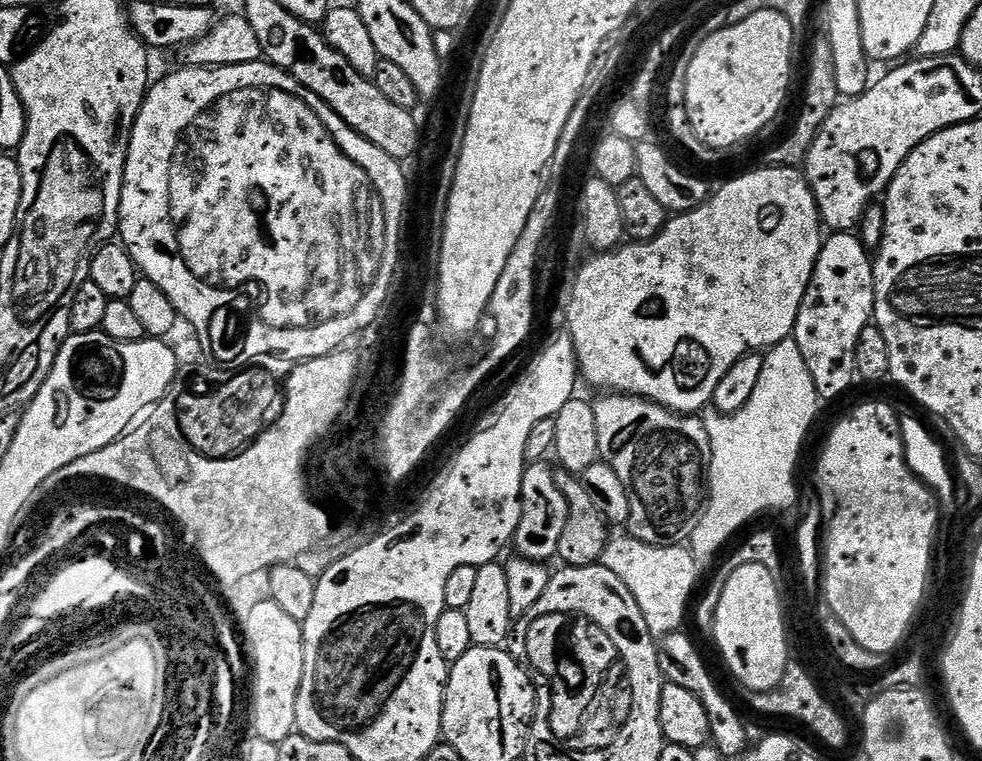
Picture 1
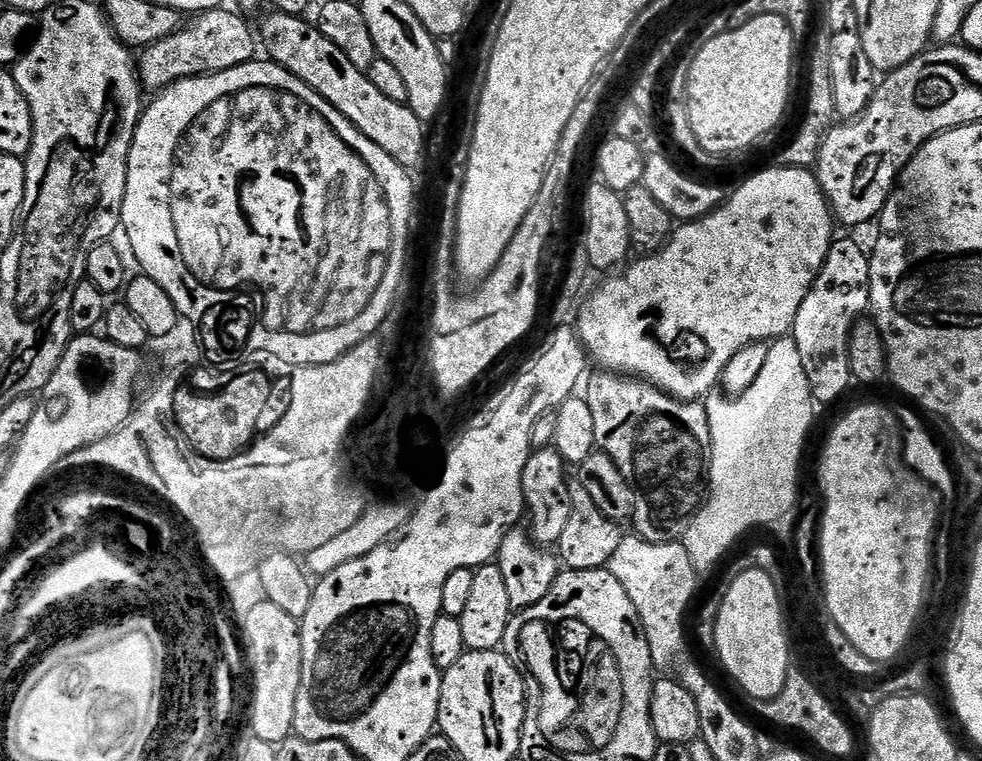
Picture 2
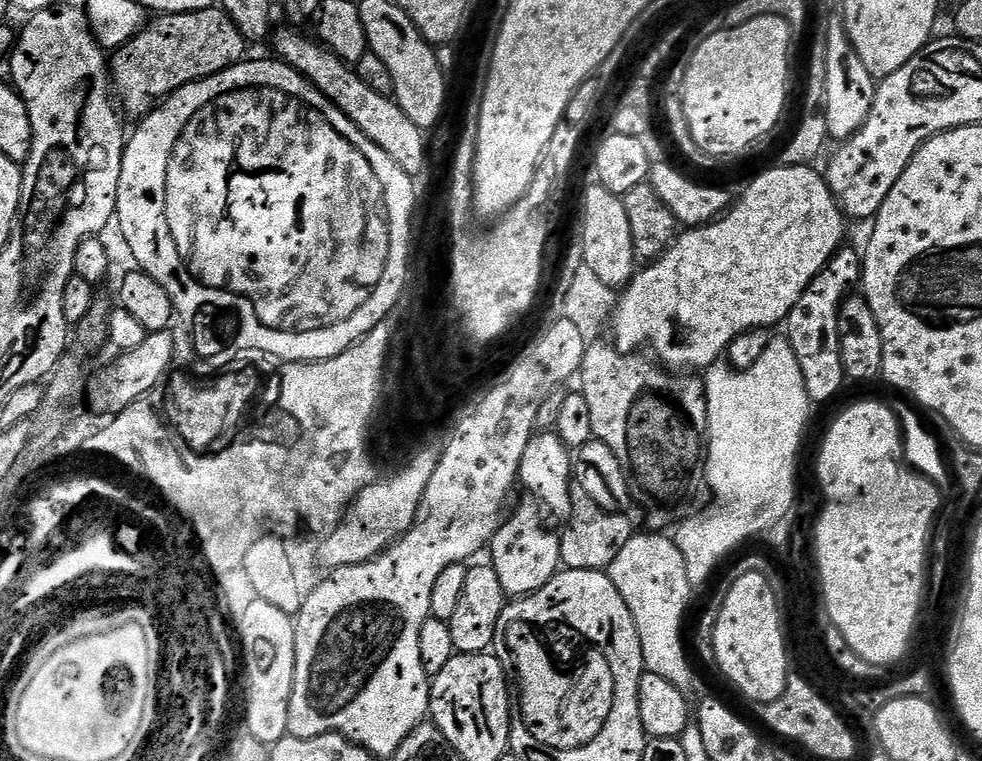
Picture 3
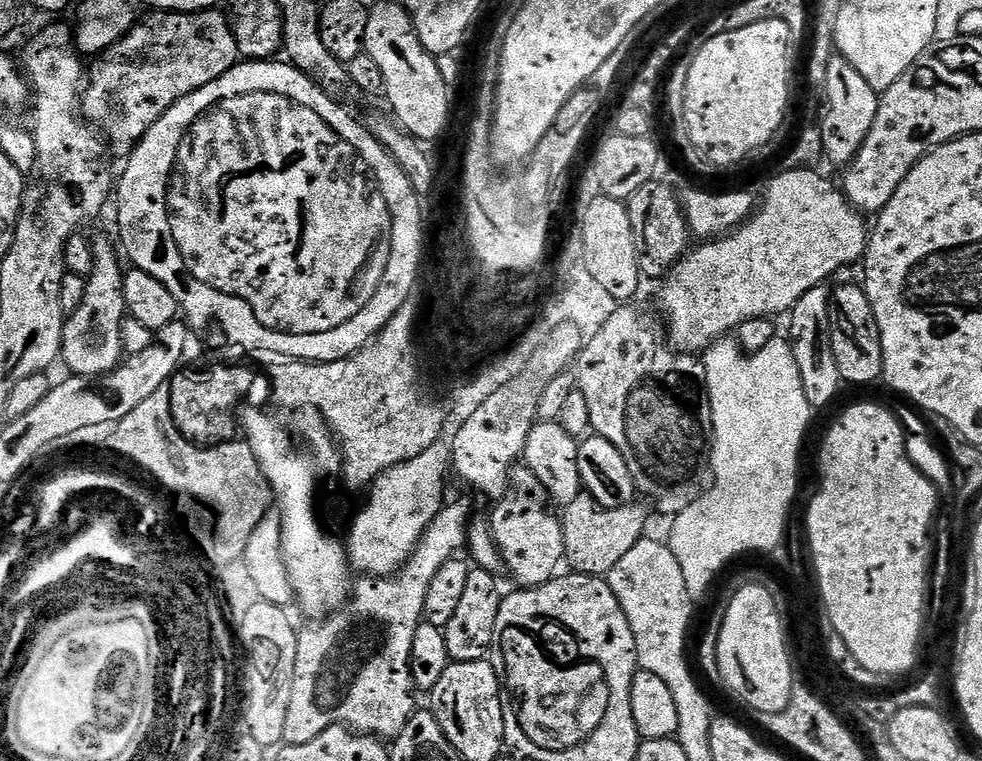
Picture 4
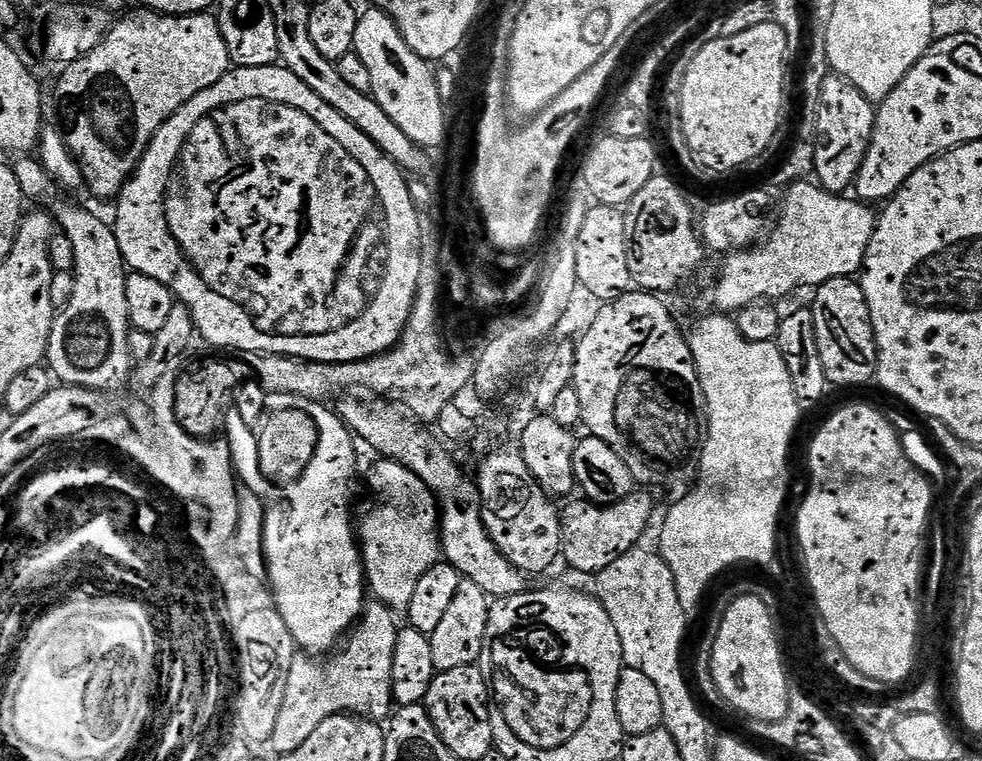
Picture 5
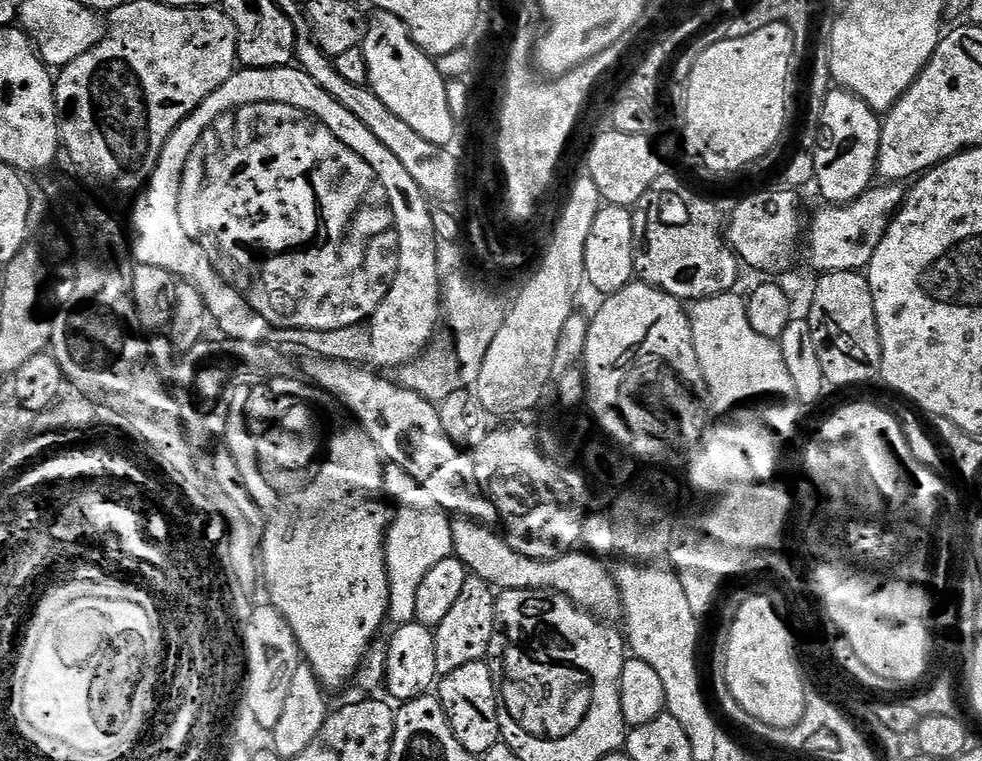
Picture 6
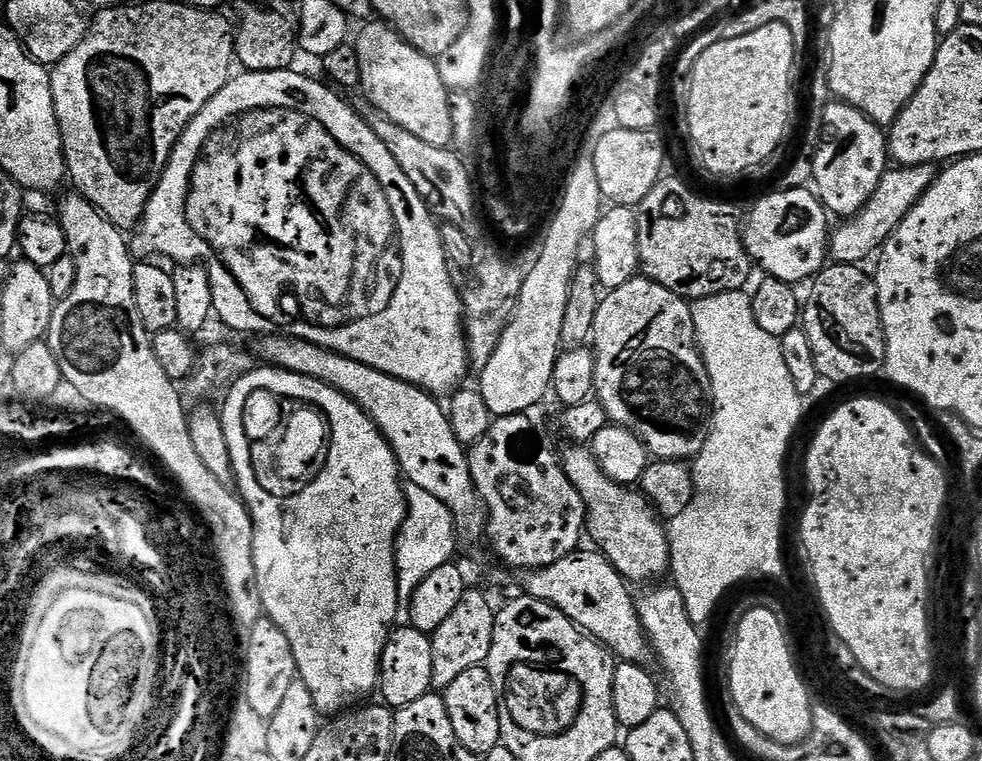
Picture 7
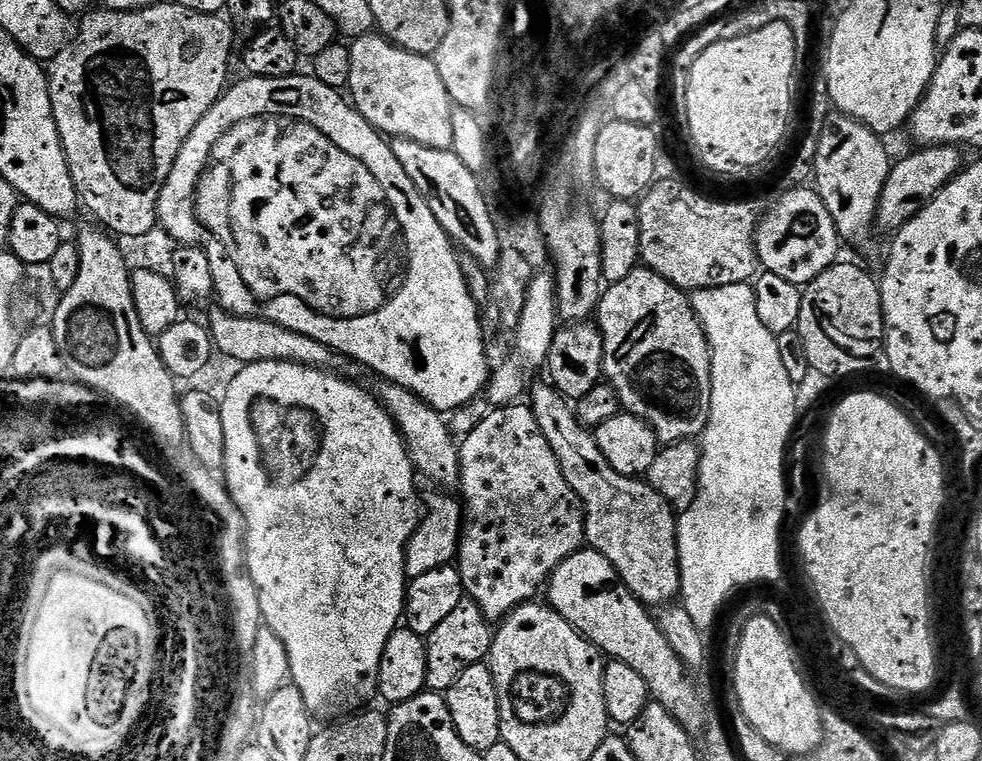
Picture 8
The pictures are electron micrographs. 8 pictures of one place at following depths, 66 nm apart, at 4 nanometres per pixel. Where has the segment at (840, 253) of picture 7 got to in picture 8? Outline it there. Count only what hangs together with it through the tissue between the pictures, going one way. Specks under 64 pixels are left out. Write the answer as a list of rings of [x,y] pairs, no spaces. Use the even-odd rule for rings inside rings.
[[[934,144],[921,147],[919,150],[913,151],[910,156],[895,161],[886,178],[886,186],[882,186],[882,198],[876,211],[876,224],[879,227],[892,228],[891,230],[898,230],[902,226],[906,226],[906,222],[910,222],[912,216],[917,216],[924,209],[925,204],[929,204],[962,171],[960,152],[959,147],[950,144]]]

